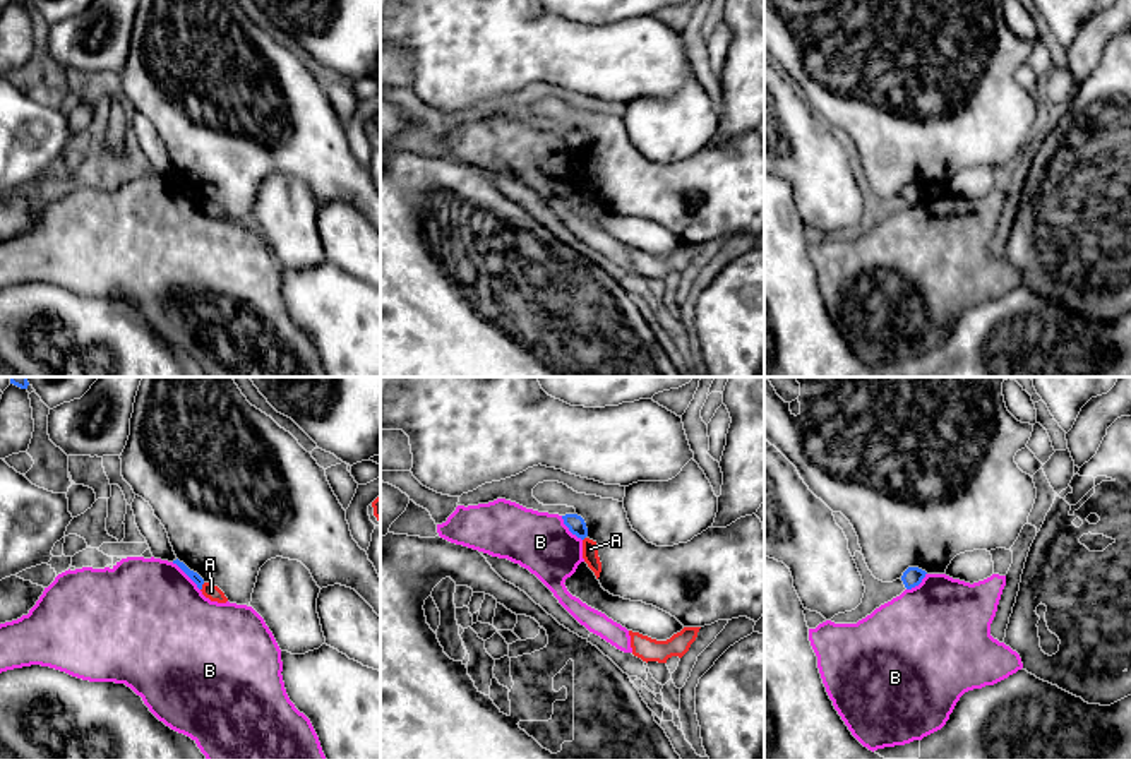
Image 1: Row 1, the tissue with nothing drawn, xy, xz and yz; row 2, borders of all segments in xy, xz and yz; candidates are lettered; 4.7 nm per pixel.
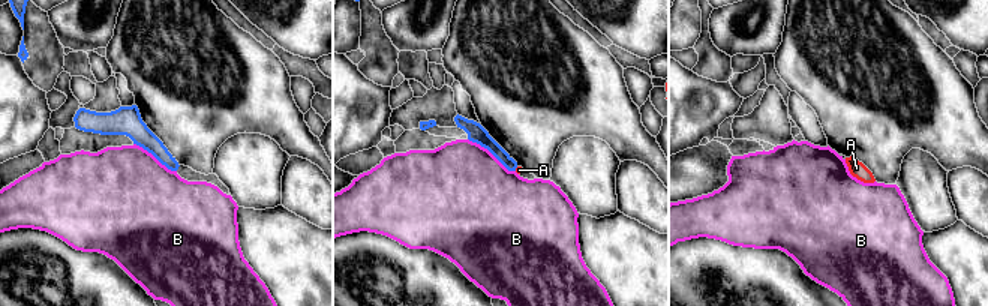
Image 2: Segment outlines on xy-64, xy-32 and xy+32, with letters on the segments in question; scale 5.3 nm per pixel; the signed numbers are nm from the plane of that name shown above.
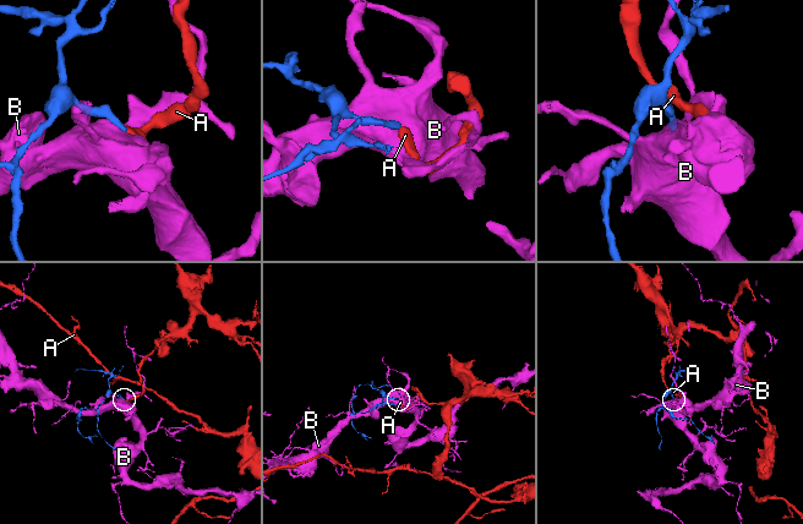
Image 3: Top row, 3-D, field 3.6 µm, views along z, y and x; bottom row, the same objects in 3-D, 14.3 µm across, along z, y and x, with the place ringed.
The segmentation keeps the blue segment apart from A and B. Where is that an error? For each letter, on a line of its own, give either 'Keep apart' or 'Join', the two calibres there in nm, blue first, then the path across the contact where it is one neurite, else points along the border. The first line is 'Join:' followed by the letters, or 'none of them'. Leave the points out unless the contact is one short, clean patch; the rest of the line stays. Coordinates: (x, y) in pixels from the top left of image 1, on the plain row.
Join: none of them
A: Keep apart. Thickness 50 nm (blue) against 70 nm. Boundary: xy (204, 199), (201, 206)
B: Keep apart. Thickness 50 nm (blue) against 500 nm. Boundary: xy (172, 179), (199, 206)

